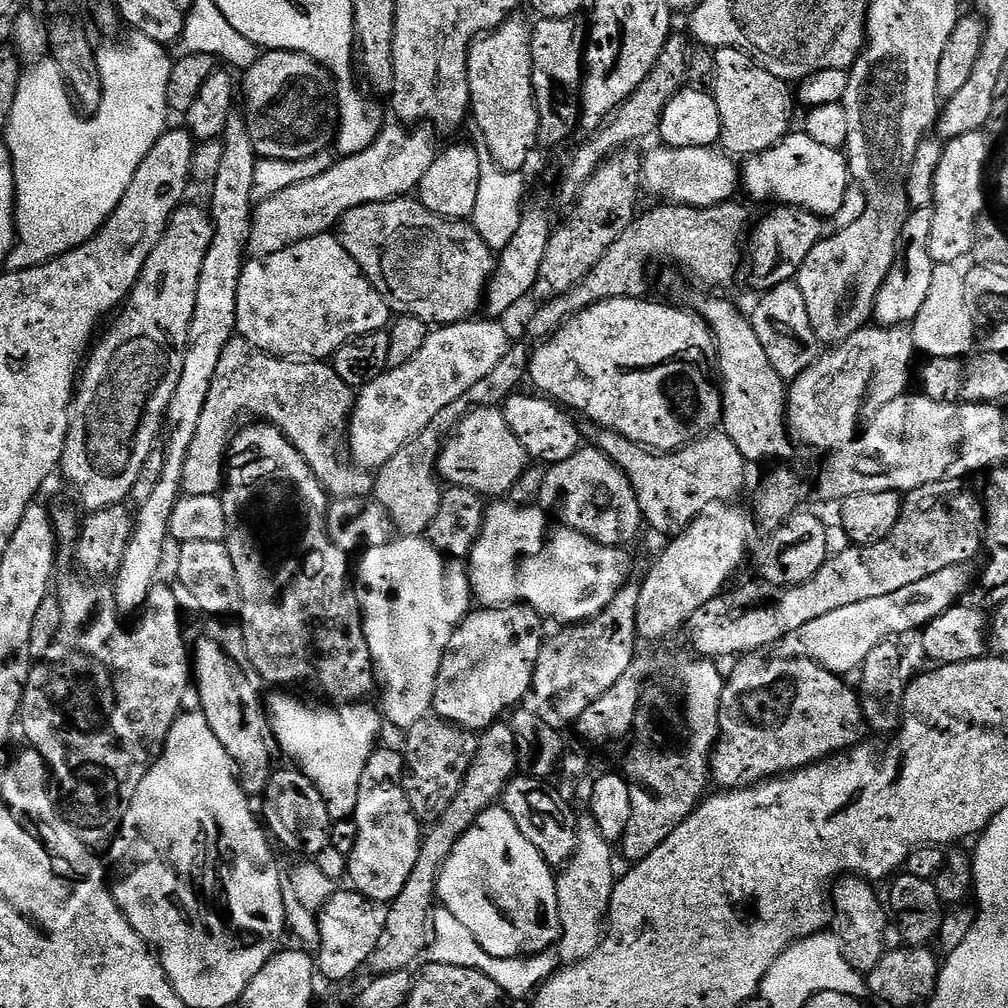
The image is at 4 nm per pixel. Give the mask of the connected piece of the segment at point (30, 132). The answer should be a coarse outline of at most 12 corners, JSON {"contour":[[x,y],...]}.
{"contour":[[165,45],[95,49],[100,104],[21,71],[11,271],[86,243],[169,127]]}

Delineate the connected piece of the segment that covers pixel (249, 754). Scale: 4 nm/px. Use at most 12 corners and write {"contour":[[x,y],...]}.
{"contour":[[200,638],[199,711],[240,788],[263,795],[277,746],[261,693]]}

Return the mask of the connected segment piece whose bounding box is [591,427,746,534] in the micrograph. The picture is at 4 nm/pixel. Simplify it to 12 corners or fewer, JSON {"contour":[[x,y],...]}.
{"contour":[[597,427],[641,517],[681,533],[735,501],[746,461],[722,430],[671,452]]}

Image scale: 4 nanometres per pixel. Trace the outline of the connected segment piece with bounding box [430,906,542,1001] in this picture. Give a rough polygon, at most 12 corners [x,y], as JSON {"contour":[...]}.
{"contour":[[433,907],[435,963],[478,970],[513,1001],[541,983],[539,959],[486,954]]}

